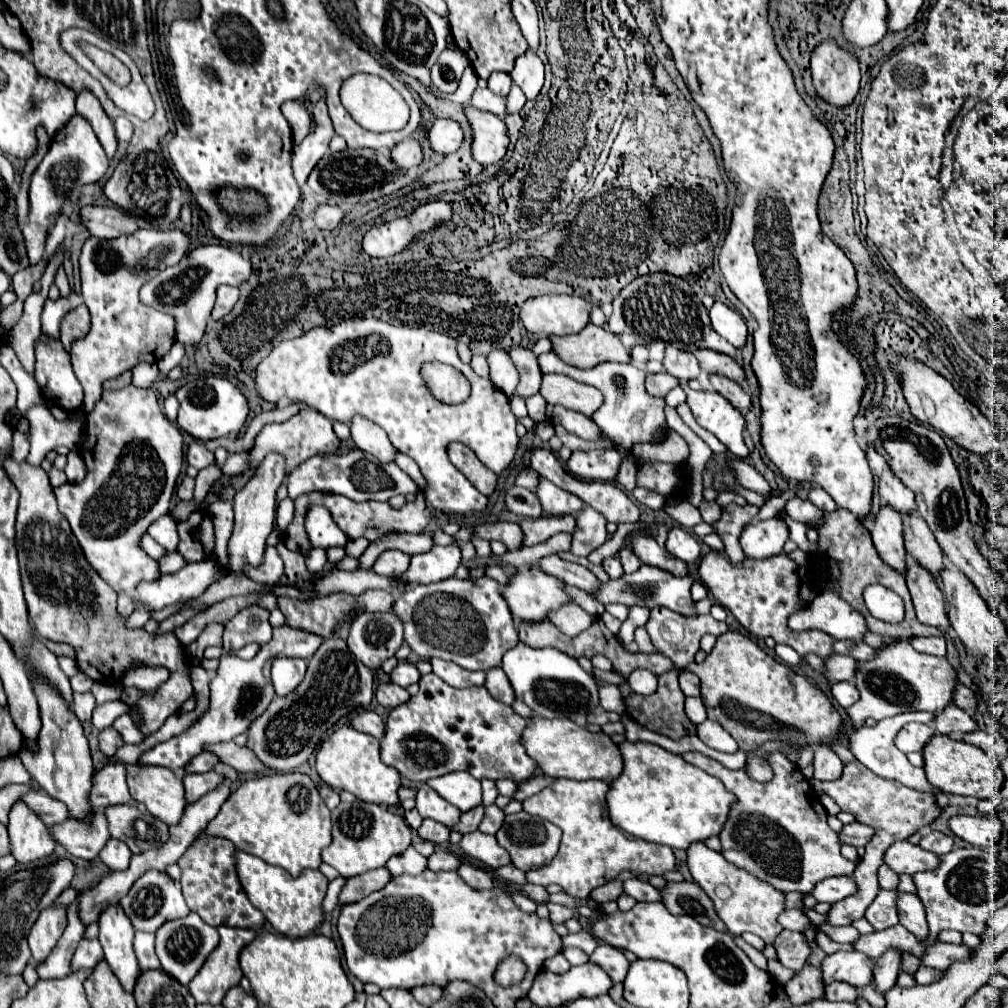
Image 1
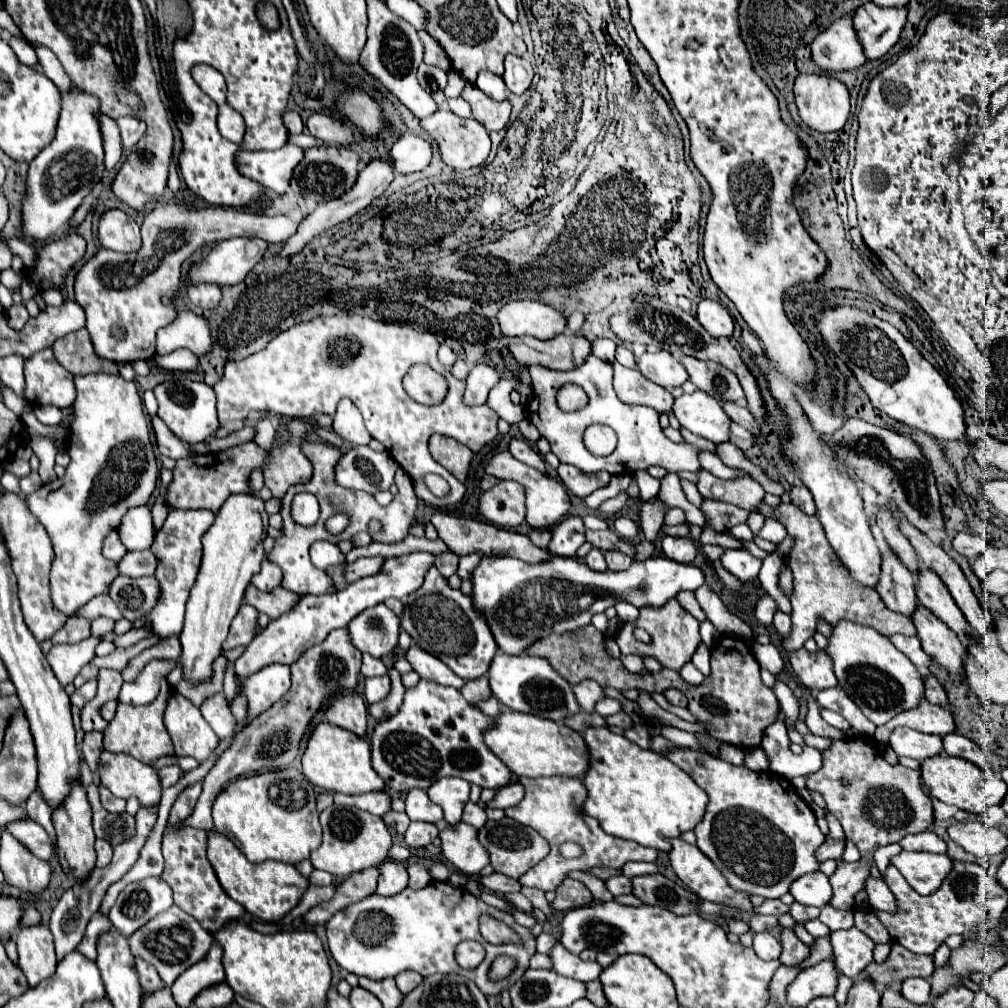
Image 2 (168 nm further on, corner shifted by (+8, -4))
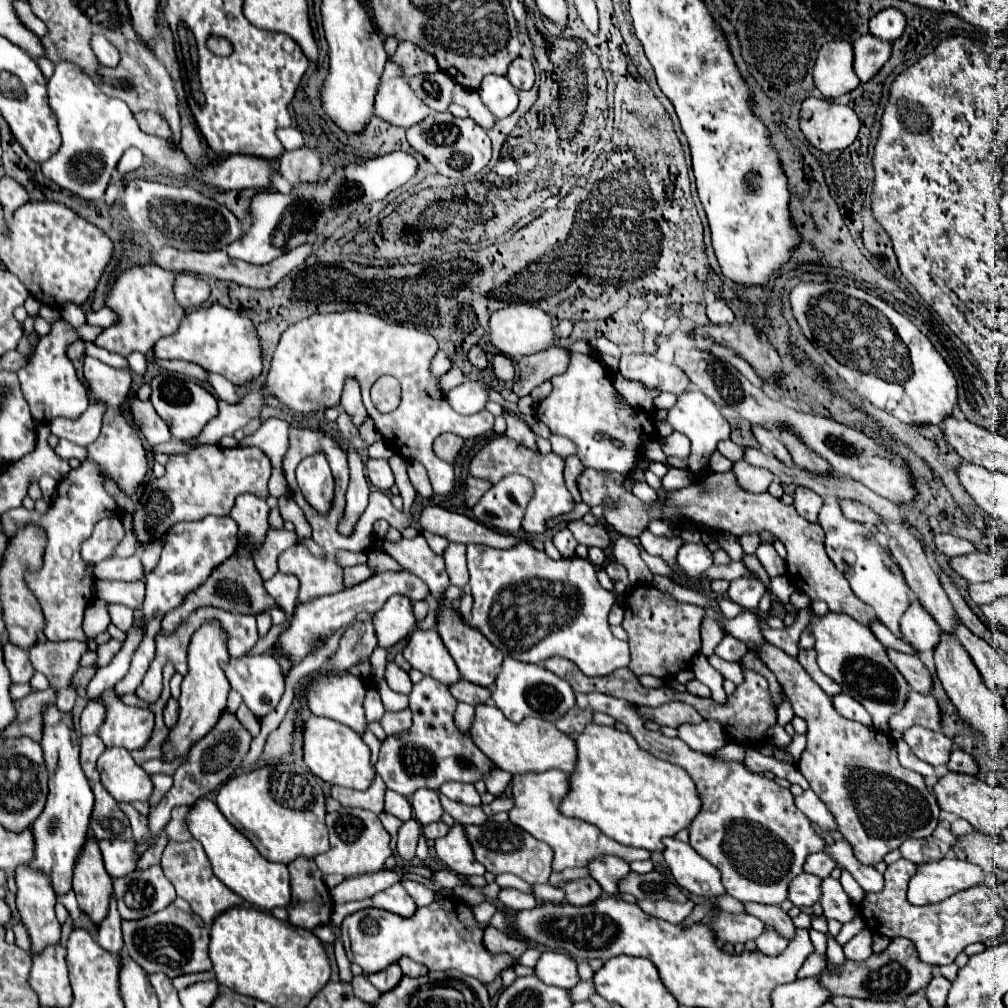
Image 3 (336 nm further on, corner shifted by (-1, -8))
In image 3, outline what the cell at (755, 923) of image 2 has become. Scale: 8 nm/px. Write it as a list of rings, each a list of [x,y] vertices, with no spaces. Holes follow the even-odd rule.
[[[716,911],[710,927],[722,943],[746,943],[748,939],[760,937],[764,931],[764,923],[760,919],[748,913],[730,915],[726,911]]]

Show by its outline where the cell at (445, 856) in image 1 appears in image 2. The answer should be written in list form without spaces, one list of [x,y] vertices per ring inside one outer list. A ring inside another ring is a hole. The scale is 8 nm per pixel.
[[[409,865],[407,867],[407,873],[409,873],[409,887],[411,889],[423,889],[423,887],[427,887],[429,885],[429,881],[431,881],[431,877],[429,877],[429,871],[425,869],[425,867],[421,867],[421,865]]]

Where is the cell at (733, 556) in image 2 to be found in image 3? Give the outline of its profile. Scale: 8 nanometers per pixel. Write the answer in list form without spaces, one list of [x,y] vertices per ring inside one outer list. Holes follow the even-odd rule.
[[[756,575],[738,577],[730,583],[730,589],[728,589],[728,597],[734,603],[742,605],[744,609],[756,609],[758,601],[762,599],[764,593],[766,593],[766,587],[762,585],[760,577],[756,577]]]

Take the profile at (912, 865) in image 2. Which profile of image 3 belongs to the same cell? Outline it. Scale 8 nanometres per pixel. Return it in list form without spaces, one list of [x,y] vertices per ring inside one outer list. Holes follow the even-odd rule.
[[[944,857],[942,861],[936,861],[936,863],[922,863],[918,865],[916,873],[912,875],[910,879],[910,887],[908,887],[908,901],[912,905],[930,905],[930,903],[940,903],[948,897],[952,897],[954,893],[962,891],[962,889],[968,889],[972,885],[978,885],[982,881],[988,881],[990,885],[994,881],[990,881],[990,877],[984,875],[984,871],[974,865],[974,863],[968,863],[968,861],[960,861],[956,857]]]

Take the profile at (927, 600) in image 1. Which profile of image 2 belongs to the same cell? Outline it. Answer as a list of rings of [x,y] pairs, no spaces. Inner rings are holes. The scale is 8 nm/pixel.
[[[917,607],[913,623],[925,653],[949,673],[965,677],[963,665],[967,647],[959,641],[959,637],[955,637],[955,633],[951,633],[951,629],[943,625],[943,621],[939,621],[937,617],[933,617],[933,613],[925,607]]]

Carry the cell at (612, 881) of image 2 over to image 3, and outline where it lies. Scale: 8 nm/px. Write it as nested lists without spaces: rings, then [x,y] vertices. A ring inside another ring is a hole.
[[[600,857],[588,865],[588,871],[606,895],[618,895],[618,883],[630,873],[630,867],[618,857]]]

